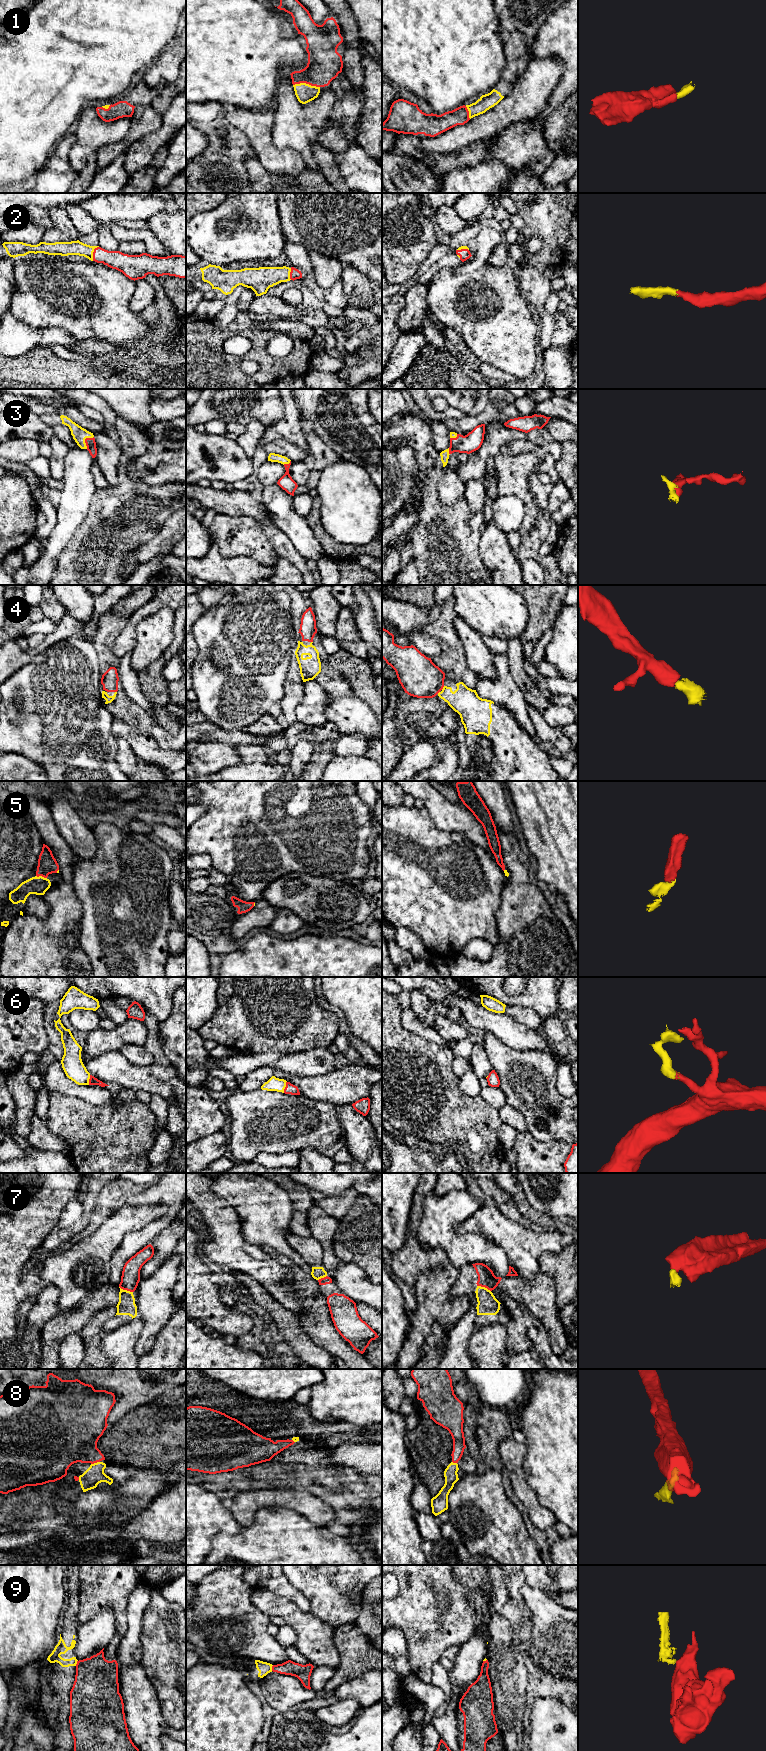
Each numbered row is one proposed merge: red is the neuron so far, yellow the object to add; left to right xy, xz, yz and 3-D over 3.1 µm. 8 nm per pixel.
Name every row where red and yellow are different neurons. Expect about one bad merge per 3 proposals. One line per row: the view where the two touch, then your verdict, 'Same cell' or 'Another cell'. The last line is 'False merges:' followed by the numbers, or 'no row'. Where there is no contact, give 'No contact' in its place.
1: Touches red in xz. Same cell
2: Touches red in xy. Same cell
3: Touches red in xy. Same cell
4: Touches red in yz. Same cell
5: Touches red in xy. Same cell
6: Touches red in xz. Same cell
7: Touches red in xy. Same cell
8: Touches red in xy. Same cell
9: Touches red in xz. Another cell
False merges: 9

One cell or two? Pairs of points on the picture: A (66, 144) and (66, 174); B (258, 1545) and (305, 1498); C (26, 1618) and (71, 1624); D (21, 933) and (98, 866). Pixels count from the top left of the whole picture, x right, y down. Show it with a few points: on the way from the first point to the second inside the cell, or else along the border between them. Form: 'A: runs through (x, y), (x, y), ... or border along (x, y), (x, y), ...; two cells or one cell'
A: runs through (63, 151), (63, 167); one cell
B: border along (269, 1506), (292, 1509), (312, 1522); two cells
C: border along (67, 1597), (65, 1608), (60, 1613), (58, 1619); two cells
D: border along (73, 864), (73, 888), (83, 909); two cells

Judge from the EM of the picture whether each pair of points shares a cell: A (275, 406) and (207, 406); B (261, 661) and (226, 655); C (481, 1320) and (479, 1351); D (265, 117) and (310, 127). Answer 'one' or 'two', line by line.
A: one
B: one
C: two
D: two

